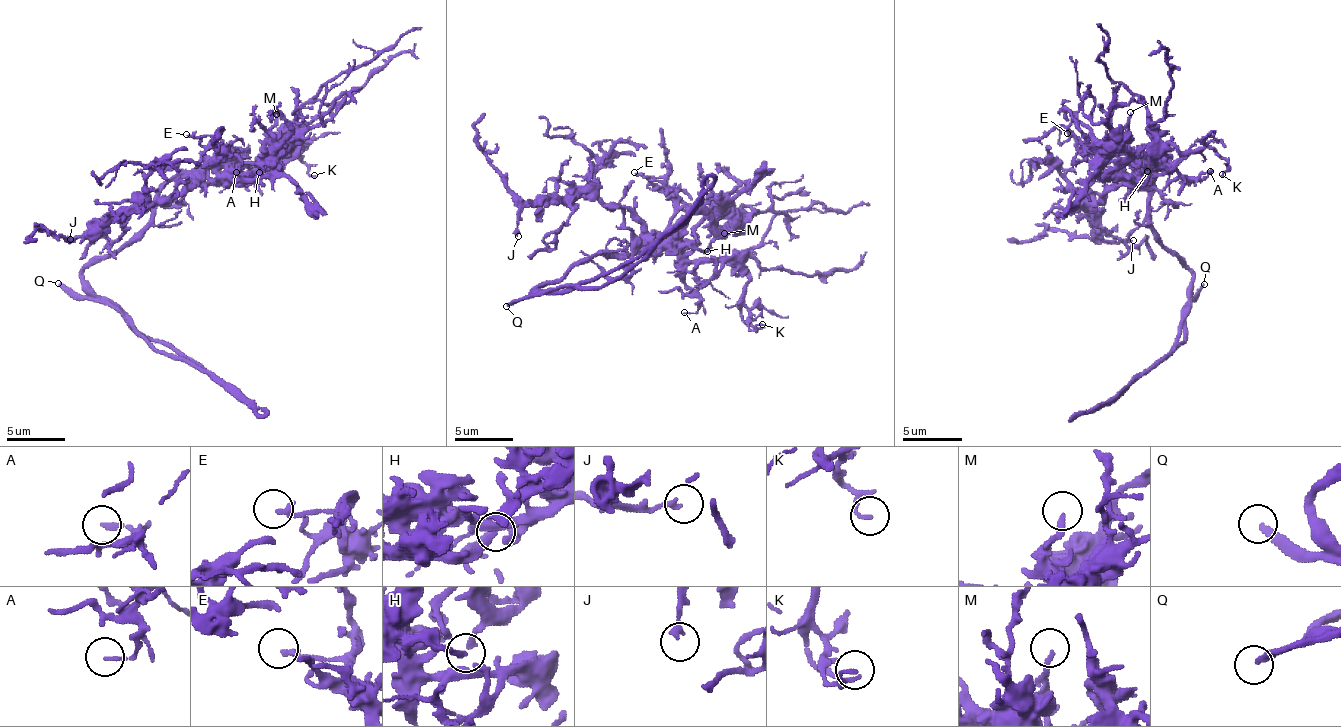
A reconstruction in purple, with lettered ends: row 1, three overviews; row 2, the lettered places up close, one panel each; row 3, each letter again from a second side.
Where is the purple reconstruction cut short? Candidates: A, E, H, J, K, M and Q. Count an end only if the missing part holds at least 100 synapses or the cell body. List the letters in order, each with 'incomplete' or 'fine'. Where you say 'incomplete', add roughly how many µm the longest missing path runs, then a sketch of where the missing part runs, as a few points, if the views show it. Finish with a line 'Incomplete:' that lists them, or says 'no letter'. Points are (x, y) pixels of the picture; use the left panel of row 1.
A: fine
E: fine
H: fine
J: fine
K: fine
M: fine
Q: incomplete | 8 µm | (58, 283), (40, 263), (40, 257)
Incomplete: Q

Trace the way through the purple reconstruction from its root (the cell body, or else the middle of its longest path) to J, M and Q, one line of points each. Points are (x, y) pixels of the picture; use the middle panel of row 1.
J: (599, 254), (628, 257), (637, 248), (640, 222), (625, 207), (585, 193), (529, 204), (521, 213), (518, 236)
M: (599, 254), (681, 251), (695, 239), (695, 231), (701, 225), (707, 225), (716, 233), (719, 231), (724, 233)
Q: (599, 254), (579, 260), (558, 280), (541, 283), (529, 297), (512, 300), (506, 306)

